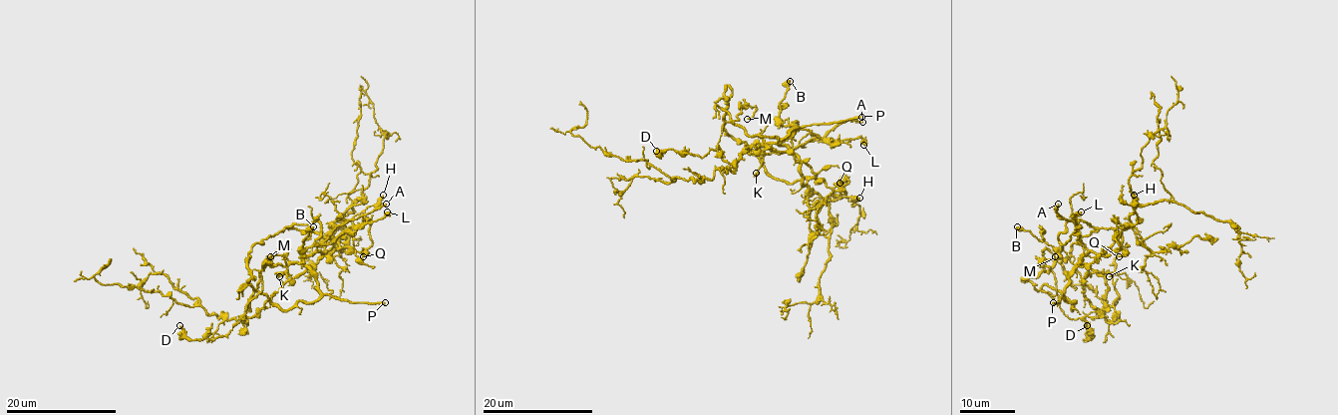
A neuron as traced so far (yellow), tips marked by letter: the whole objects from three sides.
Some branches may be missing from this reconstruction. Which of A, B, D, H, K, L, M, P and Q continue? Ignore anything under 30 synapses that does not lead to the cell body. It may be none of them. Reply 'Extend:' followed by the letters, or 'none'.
Extend: P

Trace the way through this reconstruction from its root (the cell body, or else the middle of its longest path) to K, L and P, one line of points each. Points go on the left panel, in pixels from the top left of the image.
K: (287, 265), (290, 277), (285, 272), (279, 276)
L: (287, 265), (323, 255), (329, 241), (287, 226), (314, 219), (316, 241), (325, 244), (387, 211)
P: (287, 265), (302, 263), (324, 294), (352, 302), (385, 302)

